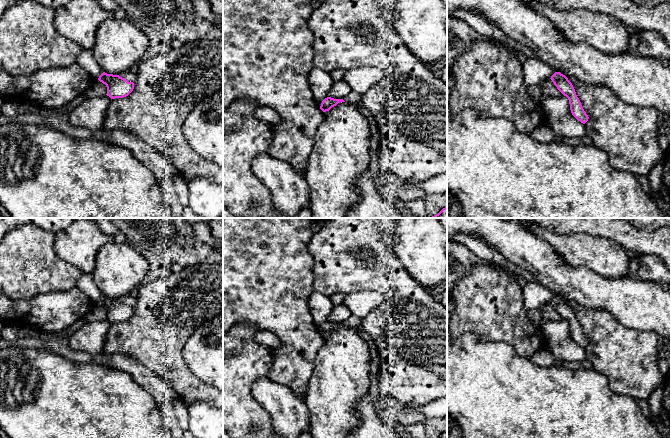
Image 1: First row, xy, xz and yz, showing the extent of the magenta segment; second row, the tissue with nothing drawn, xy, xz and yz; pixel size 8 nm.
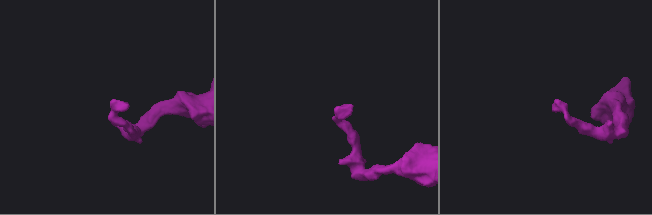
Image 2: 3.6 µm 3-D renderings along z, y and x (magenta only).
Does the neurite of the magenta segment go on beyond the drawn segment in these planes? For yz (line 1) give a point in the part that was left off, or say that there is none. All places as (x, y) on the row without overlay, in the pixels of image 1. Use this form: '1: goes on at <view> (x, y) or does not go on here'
1: does not go on here

